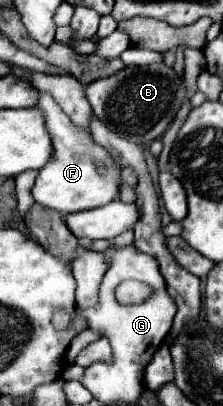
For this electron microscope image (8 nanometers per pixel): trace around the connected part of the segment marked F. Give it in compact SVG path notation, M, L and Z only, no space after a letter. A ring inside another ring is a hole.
M41 92L41 102L37 106L41 110L45 110L45 114L47 114L47 130L53 140L55 158L39 170L37 182L33 186L35 202L39 202L47 208L53 208L57 212L71 214L71 212L99 208L99 206L105 206L105 204L117 200L119 188L121 188L121 166L111 158L111 154L101 144L97 144L89 136L87 130L81 130L79 126L75 126L61 112L57 102L53 102L53 98L49 98L49 94ZM97 162L101 162L107 168L107 174L99 174Z

